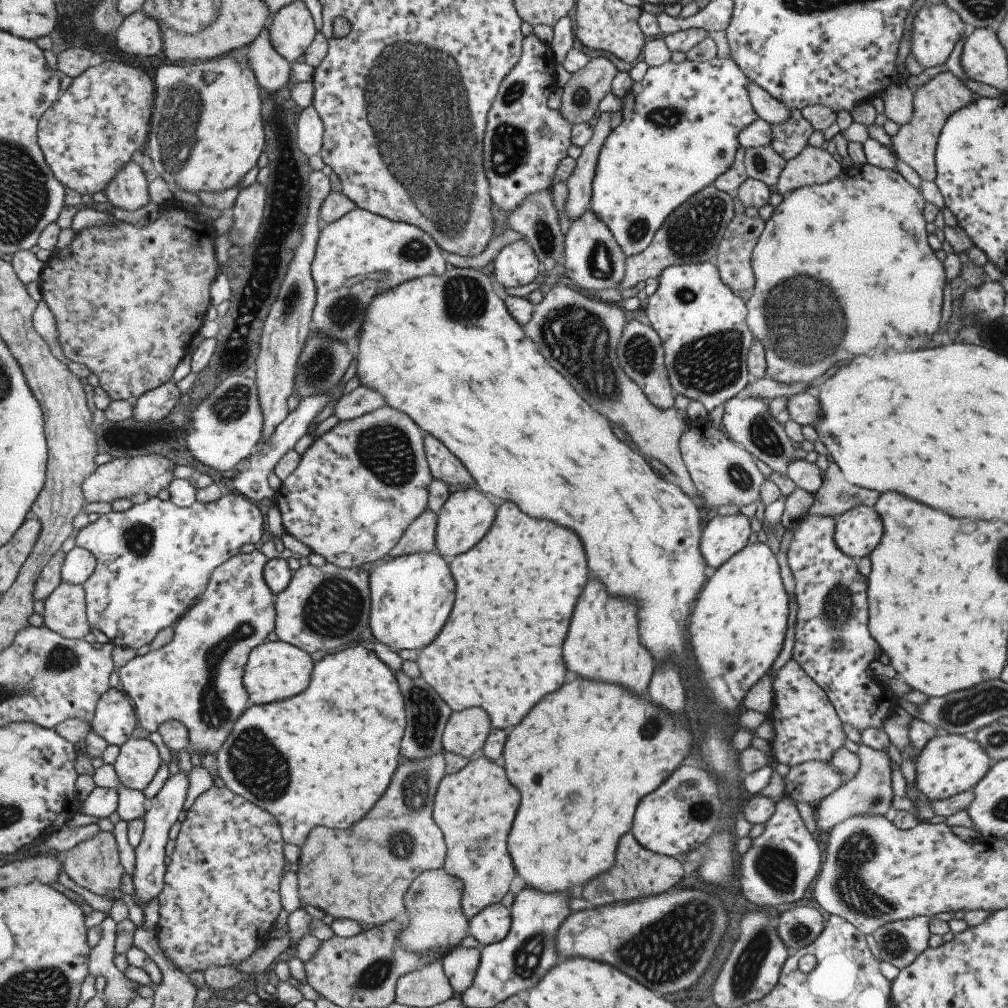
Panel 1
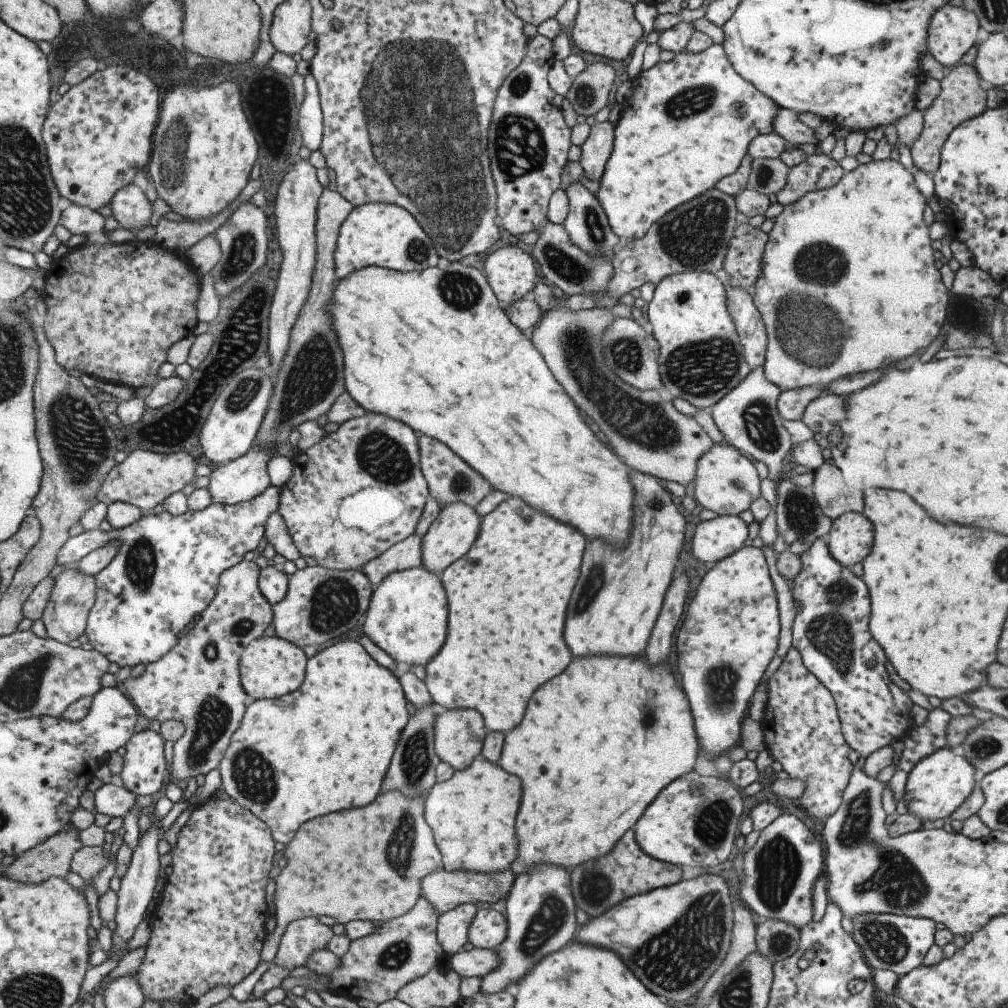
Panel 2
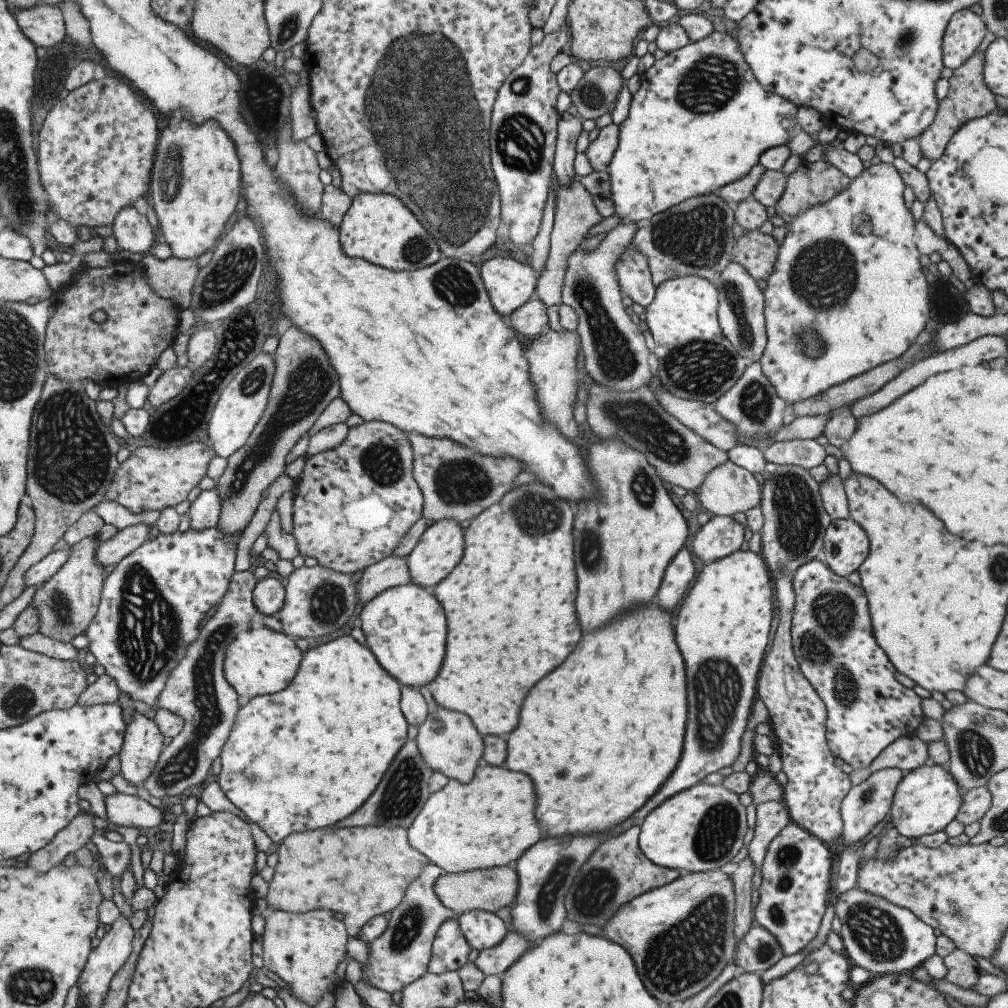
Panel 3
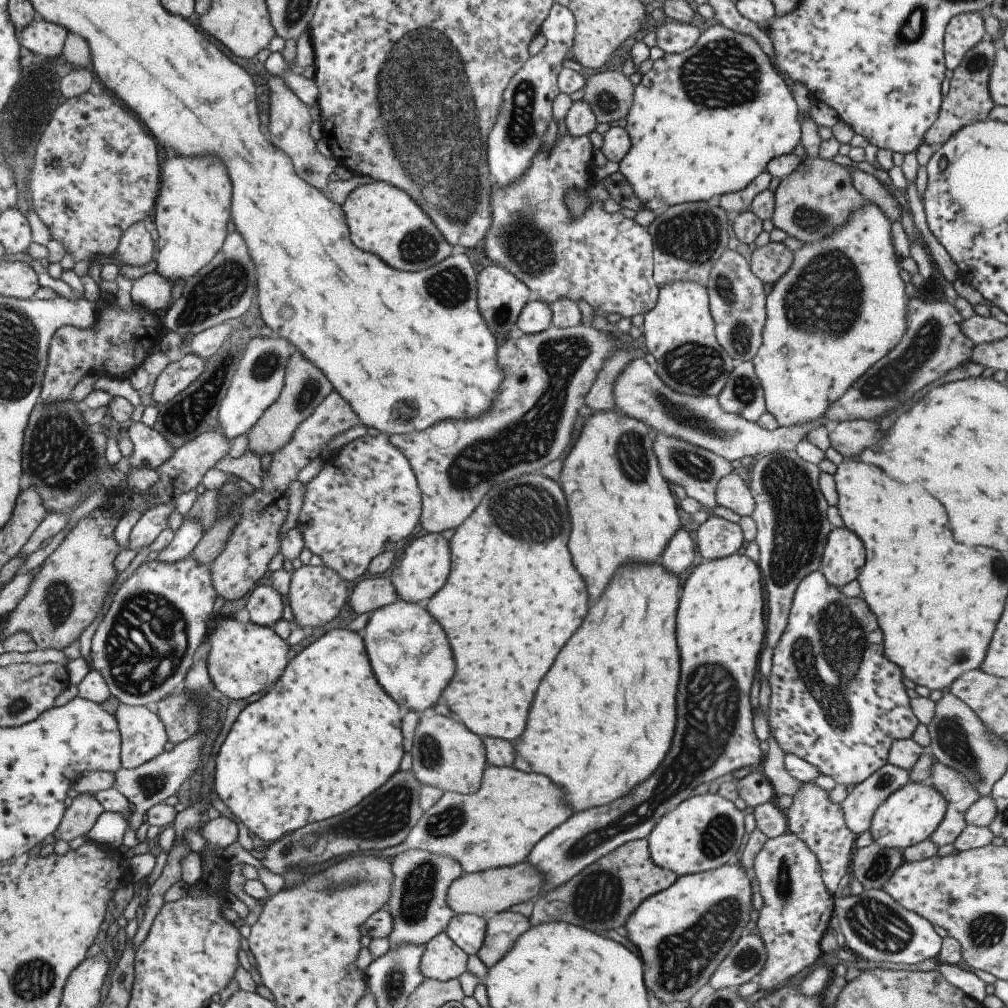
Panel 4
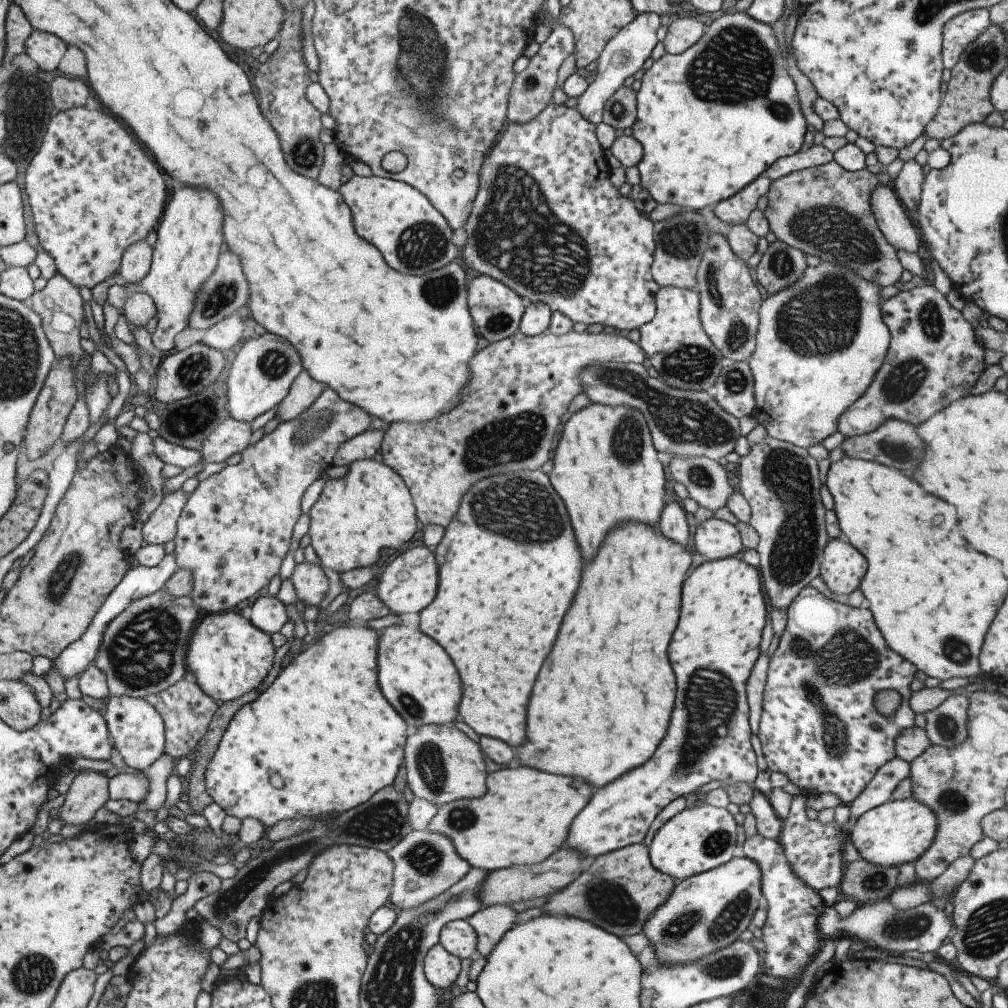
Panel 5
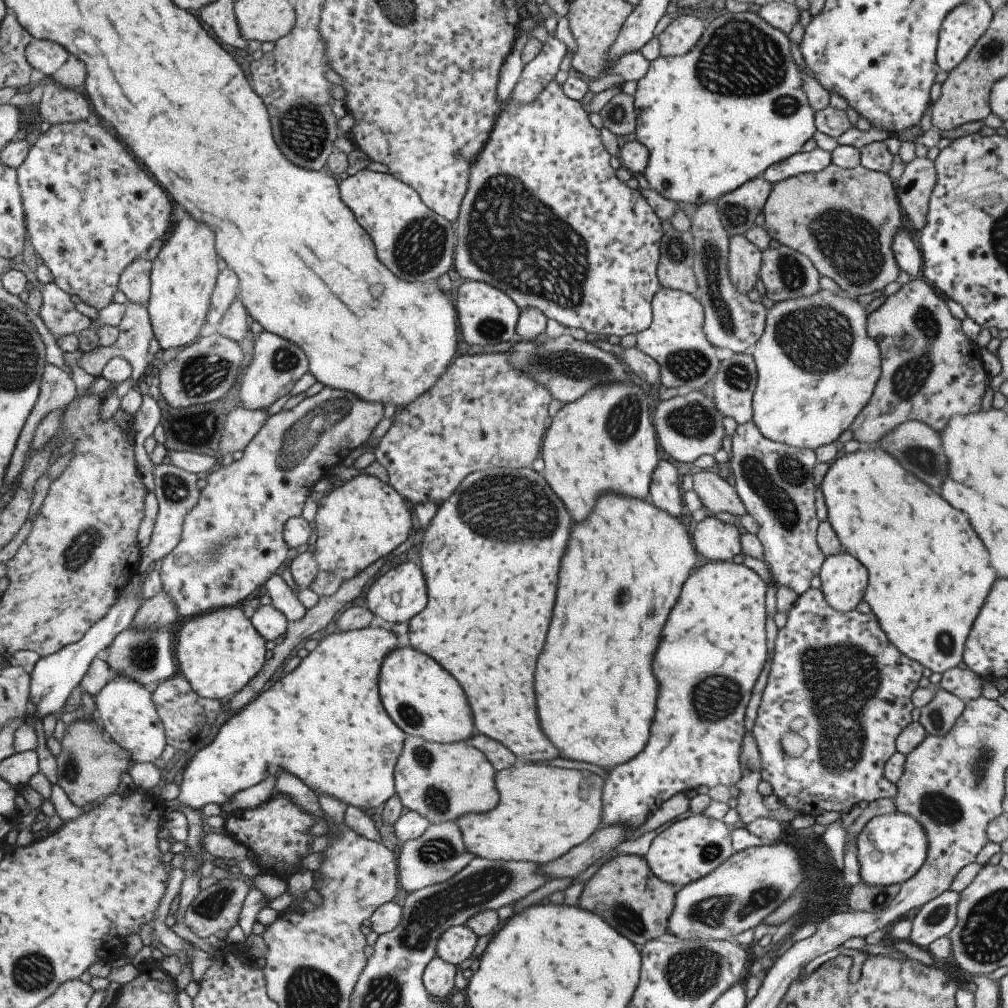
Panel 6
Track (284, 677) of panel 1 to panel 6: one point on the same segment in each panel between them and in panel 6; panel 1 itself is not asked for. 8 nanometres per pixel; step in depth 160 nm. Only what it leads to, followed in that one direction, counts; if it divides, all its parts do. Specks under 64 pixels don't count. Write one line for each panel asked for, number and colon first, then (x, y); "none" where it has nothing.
2: (270, 667)
3: (260, 661)
4: (243, 658)
5: (228, 656)
6: (218, 652)

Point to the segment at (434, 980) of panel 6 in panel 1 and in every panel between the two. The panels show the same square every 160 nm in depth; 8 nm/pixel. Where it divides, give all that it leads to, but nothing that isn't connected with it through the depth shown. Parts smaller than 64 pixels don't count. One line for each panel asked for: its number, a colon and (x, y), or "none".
1: (474, 807)
2: (452, 926)
3: (448, 952)
4: (441, 960)
5: (440, 968)

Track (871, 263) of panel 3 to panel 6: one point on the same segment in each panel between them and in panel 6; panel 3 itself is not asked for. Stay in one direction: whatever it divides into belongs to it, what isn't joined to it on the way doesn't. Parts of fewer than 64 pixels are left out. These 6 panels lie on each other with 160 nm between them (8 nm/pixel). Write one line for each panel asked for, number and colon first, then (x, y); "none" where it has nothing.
4: (840, 306)
5: (819, 342)
6: (815, 363)

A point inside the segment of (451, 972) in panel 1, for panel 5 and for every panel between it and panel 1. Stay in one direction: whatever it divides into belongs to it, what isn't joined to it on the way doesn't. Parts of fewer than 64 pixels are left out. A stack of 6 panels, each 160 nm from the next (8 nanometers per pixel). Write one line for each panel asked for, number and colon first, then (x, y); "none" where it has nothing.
2: (476, 962)
3: (494, 960)
4: (503, 928)
5: (490, 923)

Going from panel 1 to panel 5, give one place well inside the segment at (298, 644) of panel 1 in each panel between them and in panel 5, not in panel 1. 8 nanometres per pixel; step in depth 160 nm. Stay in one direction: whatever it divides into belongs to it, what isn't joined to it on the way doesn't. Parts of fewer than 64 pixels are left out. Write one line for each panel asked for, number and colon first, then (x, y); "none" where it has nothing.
2: (320, 604)
3: (317, 601)
4: (315, 593)
5: (309, 582)

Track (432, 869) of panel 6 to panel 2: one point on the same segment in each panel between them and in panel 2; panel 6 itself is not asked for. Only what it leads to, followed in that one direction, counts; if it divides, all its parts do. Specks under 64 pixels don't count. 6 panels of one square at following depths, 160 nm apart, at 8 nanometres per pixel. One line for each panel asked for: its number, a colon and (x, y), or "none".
2: (376, 966)
3: (400, 954)
4: (417, 904)
5: (425, 863)

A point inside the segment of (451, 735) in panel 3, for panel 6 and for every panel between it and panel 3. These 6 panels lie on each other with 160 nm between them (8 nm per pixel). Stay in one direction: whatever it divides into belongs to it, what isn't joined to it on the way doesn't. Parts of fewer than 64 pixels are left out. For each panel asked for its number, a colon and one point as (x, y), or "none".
4: (446, 755)
5: (441, 764)
6: (441, 782)

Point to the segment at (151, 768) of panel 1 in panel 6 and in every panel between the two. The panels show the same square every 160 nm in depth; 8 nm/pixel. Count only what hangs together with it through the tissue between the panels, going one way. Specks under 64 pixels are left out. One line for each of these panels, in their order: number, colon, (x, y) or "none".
2: (144, 767)
3: (142, 742)
4: (142, 735)
5: (135, 728)
6: (124, 710)

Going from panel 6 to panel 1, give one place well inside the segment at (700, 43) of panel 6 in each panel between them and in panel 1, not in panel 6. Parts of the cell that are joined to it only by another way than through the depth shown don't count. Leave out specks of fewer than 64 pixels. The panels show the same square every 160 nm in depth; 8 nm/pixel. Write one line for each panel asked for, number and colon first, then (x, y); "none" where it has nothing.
1: (678, 132)
2: (688, 123)
3: (699, 120)
4: (705, 121)
5: (711, 119)

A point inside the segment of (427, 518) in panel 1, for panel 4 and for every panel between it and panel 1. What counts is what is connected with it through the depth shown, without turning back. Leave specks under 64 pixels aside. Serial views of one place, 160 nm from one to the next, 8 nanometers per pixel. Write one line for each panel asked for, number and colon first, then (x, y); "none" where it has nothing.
2: (405, 554)
3: (390, 572)
4: (371, 593)

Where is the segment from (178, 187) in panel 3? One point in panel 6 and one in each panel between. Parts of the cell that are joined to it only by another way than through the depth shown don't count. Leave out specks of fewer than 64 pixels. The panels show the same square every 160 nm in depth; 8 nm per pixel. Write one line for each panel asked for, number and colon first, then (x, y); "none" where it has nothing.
4: (191, 210)
5: (188, 240)
6: (182, 276)

